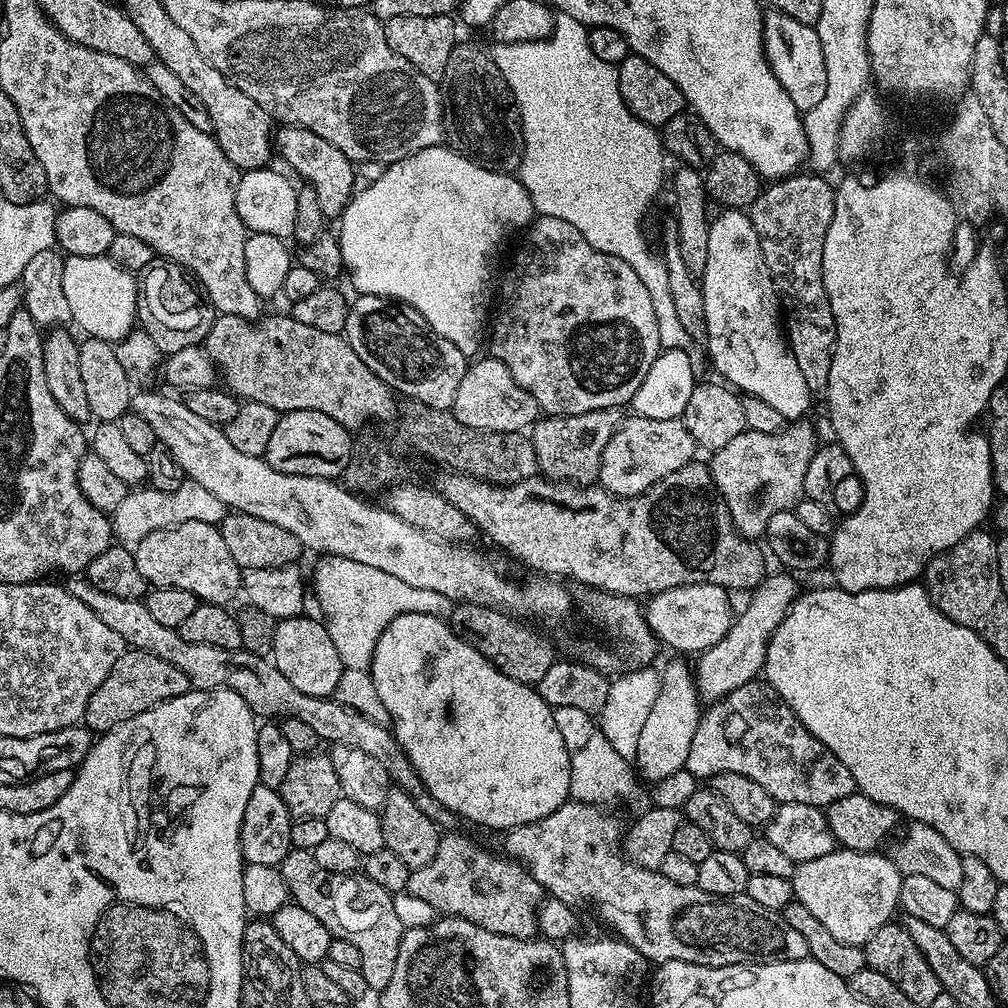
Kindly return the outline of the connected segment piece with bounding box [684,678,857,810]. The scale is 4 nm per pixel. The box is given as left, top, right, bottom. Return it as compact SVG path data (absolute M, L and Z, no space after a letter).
M760 678L746 682L746 686L738 686L738 690L730 690L730 694L709 703L703 709L684 766L698 778L711 778L718 774L746 774L746 778L754 778L754 782L760 783L776 799L777 804L802 802L824 810L829 804L838 802L838 798L846 798L851 792L857 791L850 770L846 770L836 755L822 746L822 742L818 742L810 730L806 730L806 726L802 726L790 706L786 706L779 694Z

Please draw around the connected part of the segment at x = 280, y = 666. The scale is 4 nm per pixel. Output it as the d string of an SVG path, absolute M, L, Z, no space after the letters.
M311 615L291 616L276 621L274 630L274 646L270 657L278 671L290 678L290 683L302 690L302 694L331 697L338 686L338 678L344 673L342 658L338 658L338 650L326 626L319 620L311 620Z

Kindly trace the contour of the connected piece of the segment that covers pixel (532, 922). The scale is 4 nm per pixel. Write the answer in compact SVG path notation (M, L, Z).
M460 830L449 831L441 835L434 858L430 858L426 866L409 871L406 890L414 898L422 898L422 902L430 902L430 906L434 906L437 913L466 918L466 922L474 922L474 926L482 926L494 934L513 936L523 940L535 937L538 932L537 912L540 911L546 892L519 860L511 855L497 852L483 848L478 841L463 836Z

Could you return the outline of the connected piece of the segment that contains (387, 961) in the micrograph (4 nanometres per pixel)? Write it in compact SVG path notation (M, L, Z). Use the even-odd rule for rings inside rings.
M293 850L278 865L282 878L286 878L289 897L302 910L314 914L322 926L337 940L352 943L360 955L360 973L366 978L369 990L384 988L394 978L394 964L398 962L398 946L405 929L394 914L393 893L382 890L378 882L363 874L330 874L314 862L311 852Z

